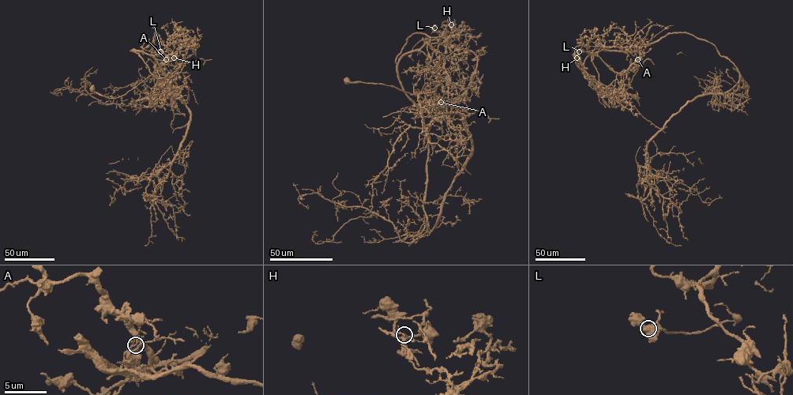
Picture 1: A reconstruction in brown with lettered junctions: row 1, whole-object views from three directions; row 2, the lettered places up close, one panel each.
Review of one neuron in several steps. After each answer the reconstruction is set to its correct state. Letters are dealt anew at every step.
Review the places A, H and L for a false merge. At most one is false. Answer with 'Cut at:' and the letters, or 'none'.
Cut at: A

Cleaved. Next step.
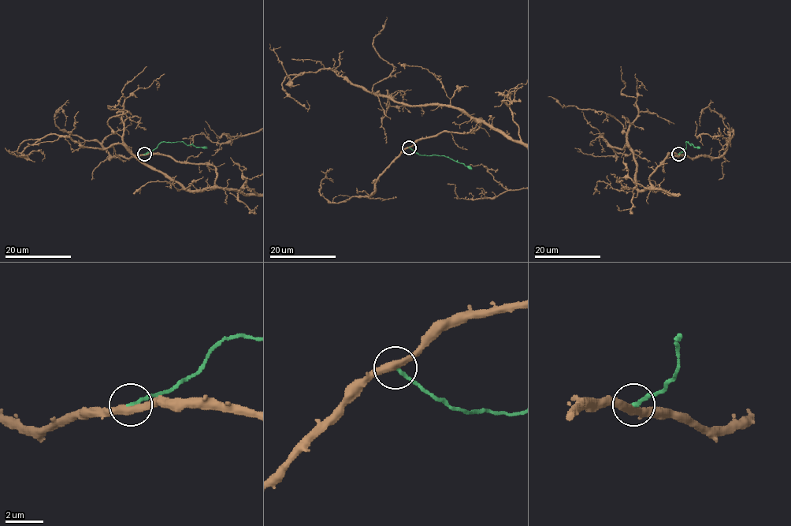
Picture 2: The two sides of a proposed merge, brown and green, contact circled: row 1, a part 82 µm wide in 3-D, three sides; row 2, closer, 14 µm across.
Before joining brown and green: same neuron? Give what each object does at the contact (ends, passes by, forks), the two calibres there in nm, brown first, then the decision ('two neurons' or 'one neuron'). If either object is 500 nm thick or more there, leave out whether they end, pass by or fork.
brown passes by; green ends there; 380 nm thick on the brown side, 190 nm on the other; two neurons

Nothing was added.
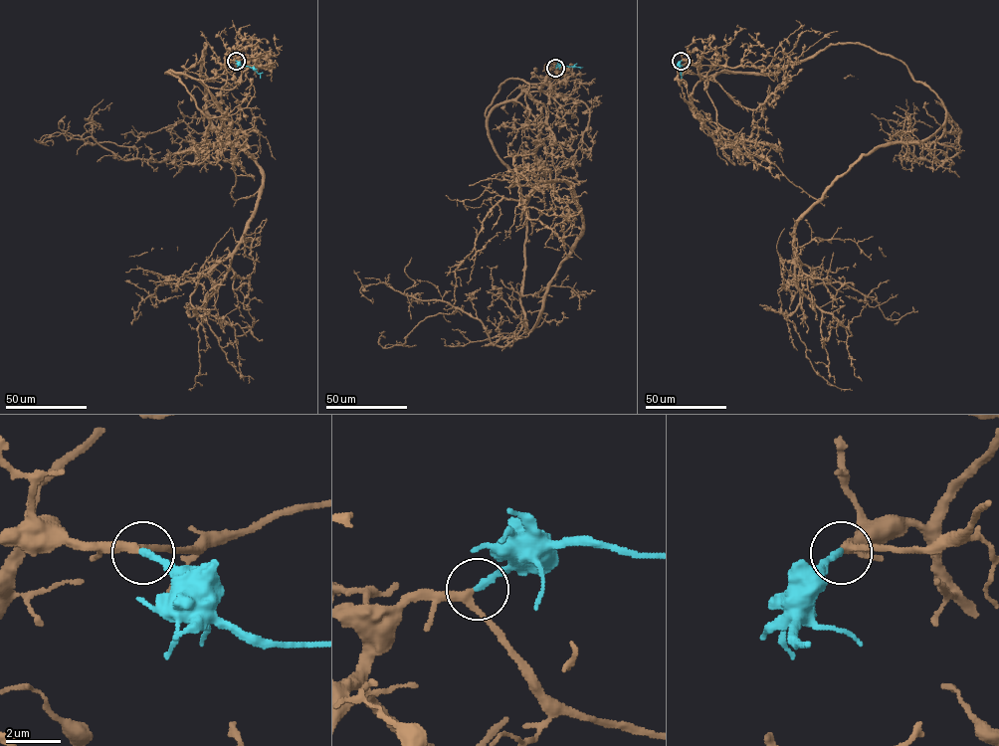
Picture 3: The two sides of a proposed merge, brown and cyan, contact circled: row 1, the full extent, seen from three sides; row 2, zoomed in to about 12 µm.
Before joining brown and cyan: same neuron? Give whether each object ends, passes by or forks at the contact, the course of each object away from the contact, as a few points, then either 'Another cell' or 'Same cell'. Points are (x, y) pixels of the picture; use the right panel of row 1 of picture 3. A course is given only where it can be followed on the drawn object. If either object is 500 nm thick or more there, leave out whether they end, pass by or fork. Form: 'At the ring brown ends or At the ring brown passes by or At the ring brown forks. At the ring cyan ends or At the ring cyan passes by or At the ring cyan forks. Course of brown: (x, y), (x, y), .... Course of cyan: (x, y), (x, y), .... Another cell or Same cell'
At the ring brown passes by. At the ring cyan ends. Course of brown: (681, 61), (710, 80), (871, 47), (936, 94), (937, 141), (959, 151), (915, 159), (896, 132), (911, 145). Course of cyan: (681, 61), (681, 78). Same cell

